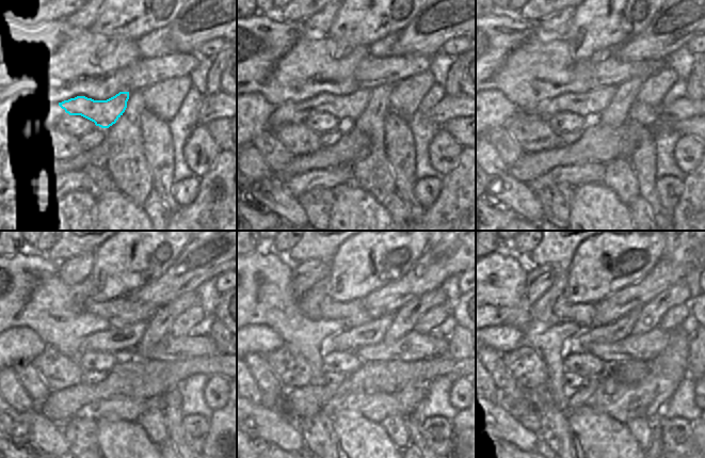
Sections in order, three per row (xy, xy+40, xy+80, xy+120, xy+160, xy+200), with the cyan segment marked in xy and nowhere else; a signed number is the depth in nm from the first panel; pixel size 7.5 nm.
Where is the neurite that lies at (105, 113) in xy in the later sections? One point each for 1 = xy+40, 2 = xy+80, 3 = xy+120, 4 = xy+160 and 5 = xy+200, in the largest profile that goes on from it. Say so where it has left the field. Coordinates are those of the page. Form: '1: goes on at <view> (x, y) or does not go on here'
1: goes on at xy+40 (348, 108)
2: goes on at xy+80 (589, 105)
3: goes on at xy+120 (125, 338)
4: goes on at xy+160 (350, 340)
5: goes on at xy+200 (621, 328)

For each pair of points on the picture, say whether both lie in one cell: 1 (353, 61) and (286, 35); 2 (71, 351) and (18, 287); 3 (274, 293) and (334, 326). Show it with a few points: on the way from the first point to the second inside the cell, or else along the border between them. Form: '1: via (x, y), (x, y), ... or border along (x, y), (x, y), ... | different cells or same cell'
1: via (334, 63), (305, 37), (301, 30) | same cell
2: via (55, 334), (31, 310), (25, 310), (22, 304) | same cell
3: via (287, 308), (306, 327), (319, 327) | same cell

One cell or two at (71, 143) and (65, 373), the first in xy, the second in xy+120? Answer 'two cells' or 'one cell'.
one cell

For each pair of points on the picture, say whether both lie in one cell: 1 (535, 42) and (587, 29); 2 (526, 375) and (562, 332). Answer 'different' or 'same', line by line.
1: different
2: different

